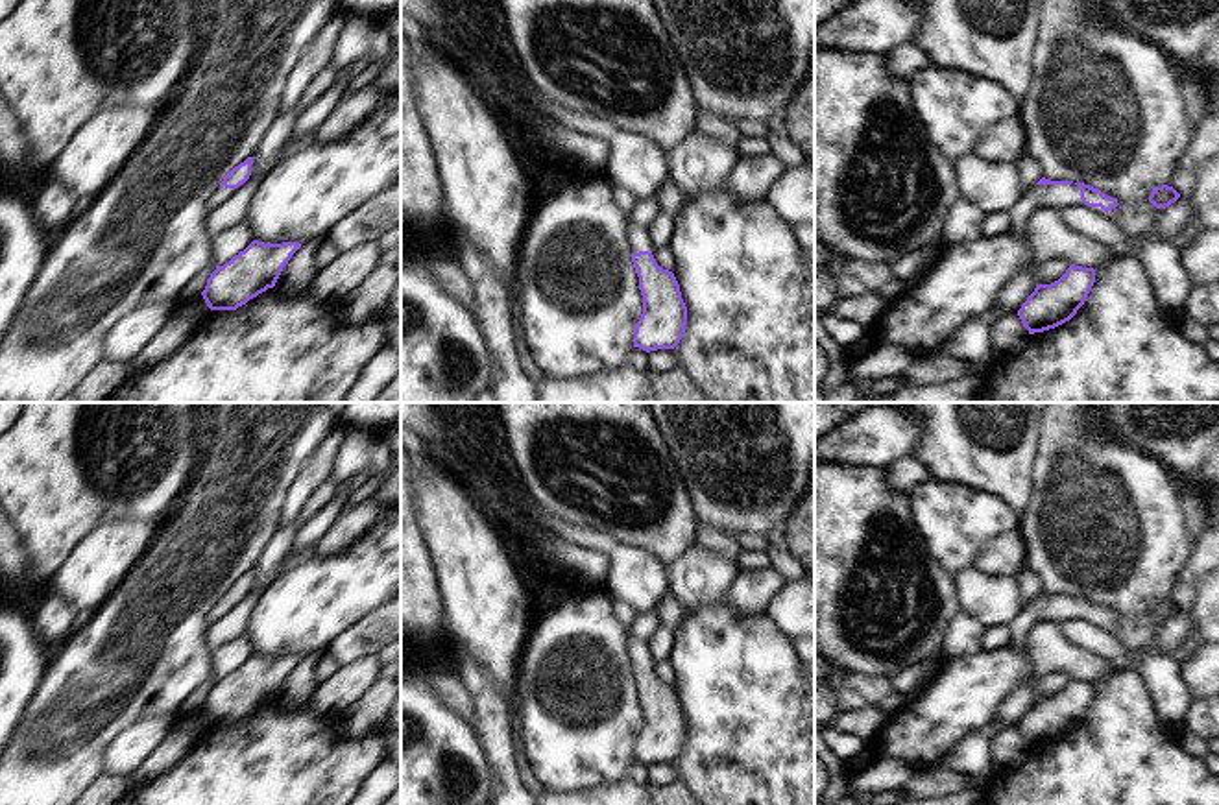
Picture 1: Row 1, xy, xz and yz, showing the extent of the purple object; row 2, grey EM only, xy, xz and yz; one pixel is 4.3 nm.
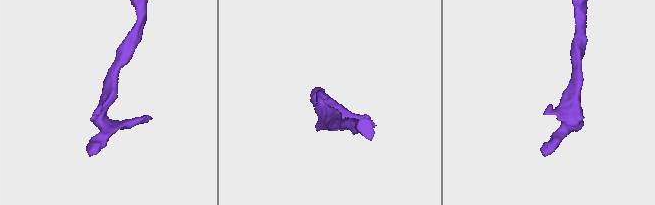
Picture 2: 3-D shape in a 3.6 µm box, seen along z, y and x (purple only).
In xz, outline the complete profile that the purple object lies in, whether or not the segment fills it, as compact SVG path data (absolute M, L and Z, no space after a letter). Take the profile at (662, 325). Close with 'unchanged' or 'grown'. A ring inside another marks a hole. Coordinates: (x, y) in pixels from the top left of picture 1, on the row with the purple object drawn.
M628 220L628 247L639 277L643 314L635 323L634 347L646 353L674 349L683 338L687 306L672 271L658 266L646 227Z; grown

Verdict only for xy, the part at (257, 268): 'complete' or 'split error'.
complete

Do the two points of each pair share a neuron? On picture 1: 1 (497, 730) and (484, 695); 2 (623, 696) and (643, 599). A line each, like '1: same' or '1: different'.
1: same
2: different

